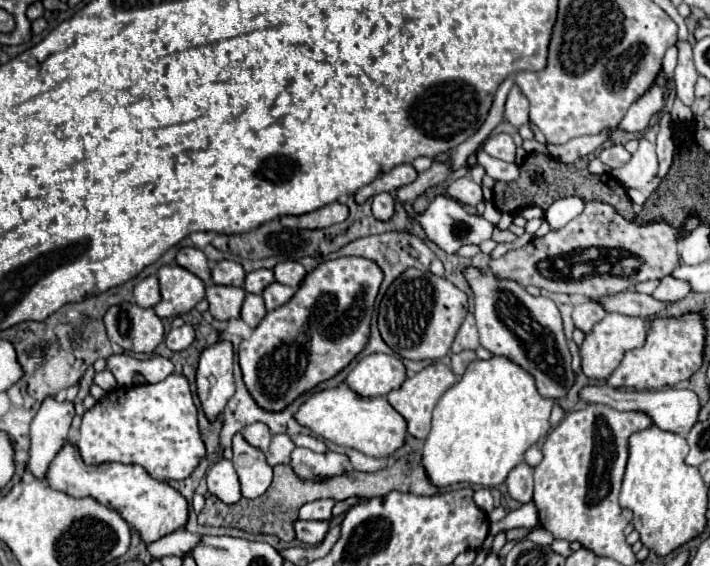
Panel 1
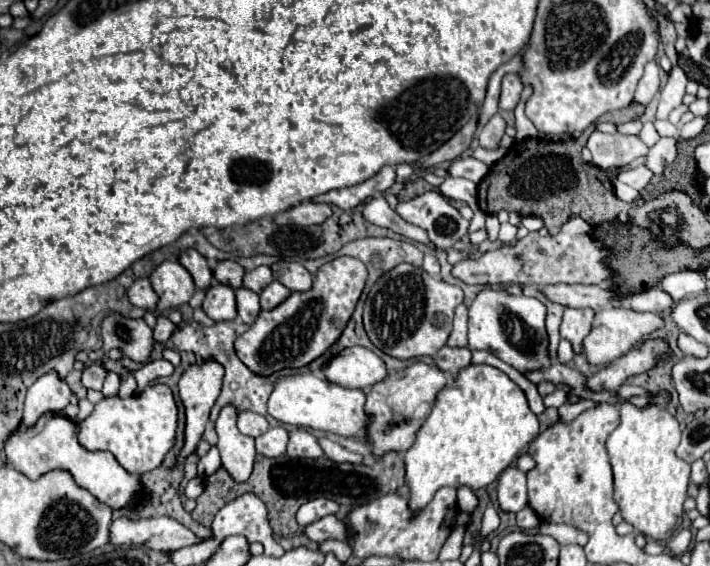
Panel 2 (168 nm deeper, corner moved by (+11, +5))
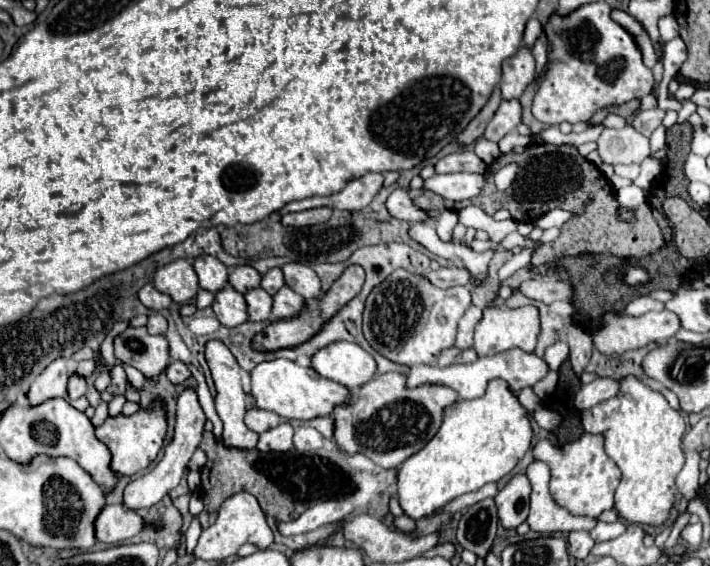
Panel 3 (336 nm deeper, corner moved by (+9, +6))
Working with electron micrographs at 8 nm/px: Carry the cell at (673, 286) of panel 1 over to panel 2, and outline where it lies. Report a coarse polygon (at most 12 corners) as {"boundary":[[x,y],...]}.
{"boundary":[[659,286],[633,294],[635,312],[665,312],[673,300]]}

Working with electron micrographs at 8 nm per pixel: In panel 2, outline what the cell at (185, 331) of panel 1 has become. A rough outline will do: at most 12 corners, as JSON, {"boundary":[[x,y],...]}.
{"boundary":[[159,316],[153,328],[153,338],[165,342],[171,338],[175,324]]}

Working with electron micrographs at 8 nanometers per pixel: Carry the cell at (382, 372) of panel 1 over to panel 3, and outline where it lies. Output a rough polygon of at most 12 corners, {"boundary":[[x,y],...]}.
{"boundary":[[337,341],[313,355],[325,379],[357,389],[377,363],[363,347]]}

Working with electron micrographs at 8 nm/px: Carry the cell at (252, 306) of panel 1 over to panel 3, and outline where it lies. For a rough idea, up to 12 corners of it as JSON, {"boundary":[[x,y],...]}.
{"boundary":[[261,287],[245,293],[251,321],[271,315],[273,297]]}

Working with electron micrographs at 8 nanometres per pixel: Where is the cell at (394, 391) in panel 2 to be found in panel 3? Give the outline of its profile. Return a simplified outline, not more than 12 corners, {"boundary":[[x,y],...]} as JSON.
{"boundary":[[375,375],[335,409],[335,441],[393,469],[457,393]]}

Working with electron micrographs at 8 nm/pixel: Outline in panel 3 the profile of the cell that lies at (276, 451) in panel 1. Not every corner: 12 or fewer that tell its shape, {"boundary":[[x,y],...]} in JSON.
{"boundary":[[281,423],[259,435],[259,451],[291,451],[293,427]]}

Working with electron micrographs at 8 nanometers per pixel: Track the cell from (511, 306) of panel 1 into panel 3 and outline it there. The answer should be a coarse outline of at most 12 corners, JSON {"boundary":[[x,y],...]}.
{"boundary":[[533,305],[487,307],[475,327],[479,357],[533,353],[541,321]]}

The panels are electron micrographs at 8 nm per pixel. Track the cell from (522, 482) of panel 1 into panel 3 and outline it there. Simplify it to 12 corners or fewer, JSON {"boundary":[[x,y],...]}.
{"boundary":[[513,475],[495,495],[505,529],[527,519],[529,479]]}

